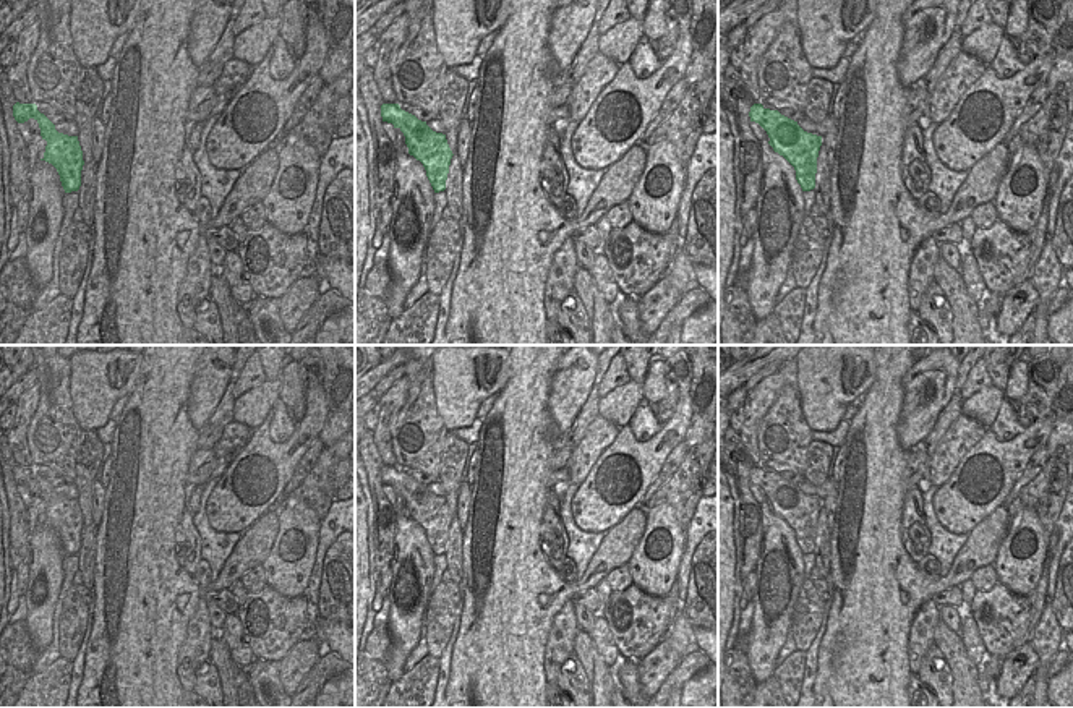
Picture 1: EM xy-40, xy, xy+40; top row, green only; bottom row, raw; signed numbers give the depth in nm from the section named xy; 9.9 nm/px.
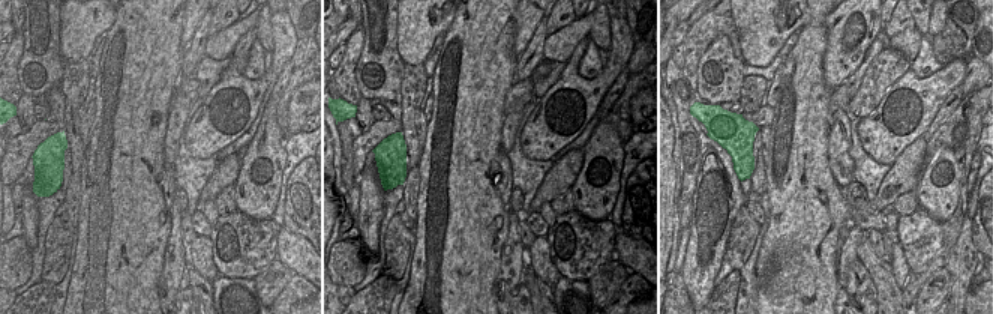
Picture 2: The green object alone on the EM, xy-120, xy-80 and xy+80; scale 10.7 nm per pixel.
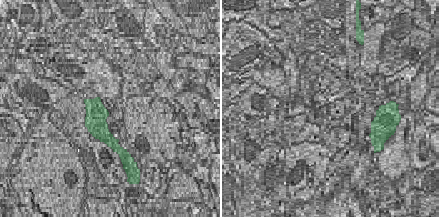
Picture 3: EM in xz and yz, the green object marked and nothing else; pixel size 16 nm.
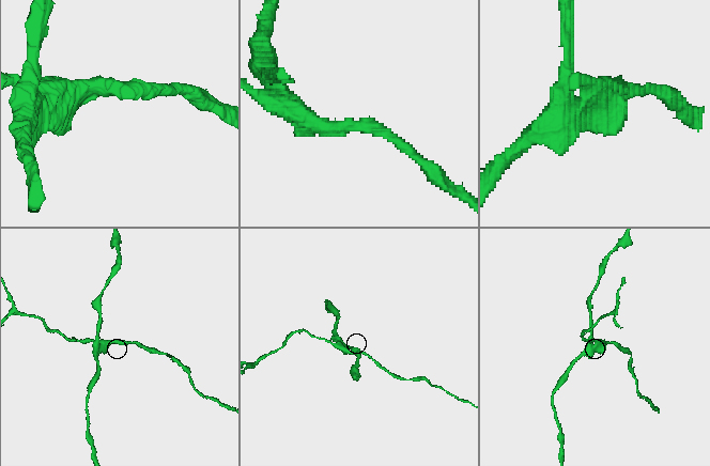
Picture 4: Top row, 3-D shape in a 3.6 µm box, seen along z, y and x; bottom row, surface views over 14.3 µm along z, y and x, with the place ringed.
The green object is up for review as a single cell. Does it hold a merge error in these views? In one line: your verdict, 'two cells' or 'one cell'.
two cells

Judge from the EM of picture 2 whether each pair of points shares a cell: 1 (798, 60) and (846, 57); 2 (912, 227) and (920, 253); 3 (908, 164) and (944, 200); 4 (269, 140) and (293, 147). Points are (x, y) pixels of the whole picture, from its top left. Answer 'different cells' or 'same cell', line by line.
1: different cells
2: same cell
3: different cells
4: different cells

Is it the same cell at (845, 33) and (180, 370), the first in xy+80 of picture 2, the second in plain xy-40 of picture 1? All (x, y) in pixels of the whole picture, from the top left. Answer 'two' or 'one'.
two

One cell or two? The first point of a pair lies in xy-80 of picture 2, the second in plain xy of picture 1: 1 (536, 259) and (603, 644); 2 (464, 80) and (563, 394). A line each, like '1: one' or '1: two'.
1: one
2: two

